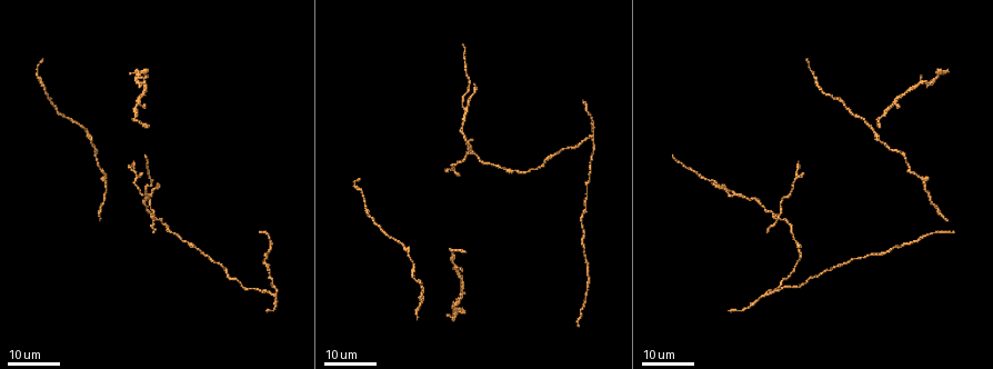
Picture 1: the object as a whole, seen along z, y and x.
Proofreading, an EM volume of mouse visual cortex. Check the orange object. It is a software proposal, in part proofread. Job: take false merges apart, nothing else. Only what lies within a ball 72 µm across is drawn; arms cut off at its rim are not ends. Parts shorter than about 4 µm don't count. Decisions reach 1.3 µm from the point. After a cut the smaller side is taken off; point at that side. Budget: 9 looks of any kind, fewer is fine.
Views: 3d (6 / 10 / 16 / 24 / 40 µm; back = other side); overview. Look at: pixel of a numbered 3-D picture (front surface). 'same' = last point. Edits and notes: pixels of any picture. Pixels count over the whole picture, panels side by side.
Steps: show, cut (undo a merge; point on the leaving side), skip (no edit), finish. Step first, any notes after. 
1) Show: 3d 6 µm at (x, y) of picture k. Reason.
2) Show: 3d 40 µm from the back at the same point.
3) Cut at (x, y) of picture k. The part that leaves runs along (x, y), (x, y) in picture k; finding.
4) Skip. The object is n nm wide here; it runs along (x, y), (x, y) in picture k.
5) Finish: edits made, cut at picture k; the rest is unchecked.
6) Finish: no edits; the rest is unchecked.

Show: 3d 16 µm at (148, 193) of picture 1. Branch point.

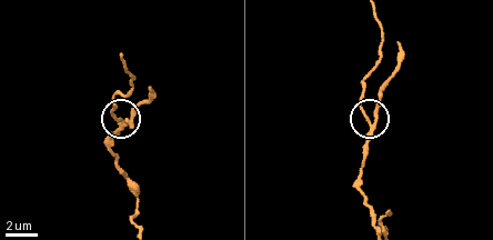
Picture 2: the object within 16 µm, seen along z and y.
Show: 3d 10 µm at (118, 121) of picture 2. Zoom in.

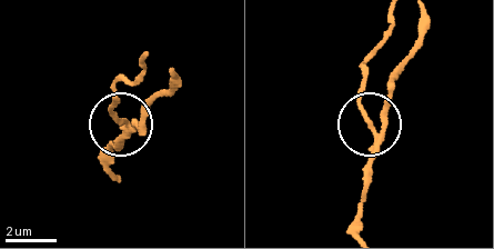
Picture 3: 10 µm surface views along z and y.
Cut at (113, 112) of picture 3. 3 arms meet here; the part that leaves runs along (124, 127), (111, 95), (143, 63) in picture 3; a second cell is stuck on.

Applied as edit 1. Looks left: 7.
Show: 3d 24 µm at (780, 213) of picture 1. A fork.

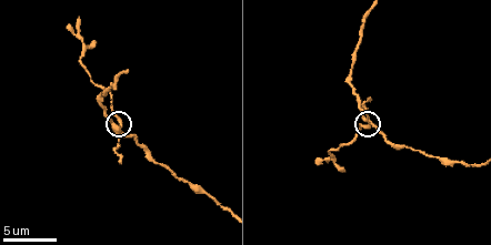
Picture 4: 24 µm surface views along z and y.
Show: 3d 10 µm at the same point.

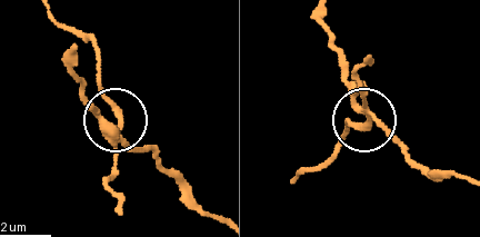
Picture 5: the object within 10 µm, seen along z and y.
Cut at (109, 104) of picture 5. The object is 210 nm wide here; two cells meet here.

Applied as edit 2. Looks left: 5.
Show: overview.

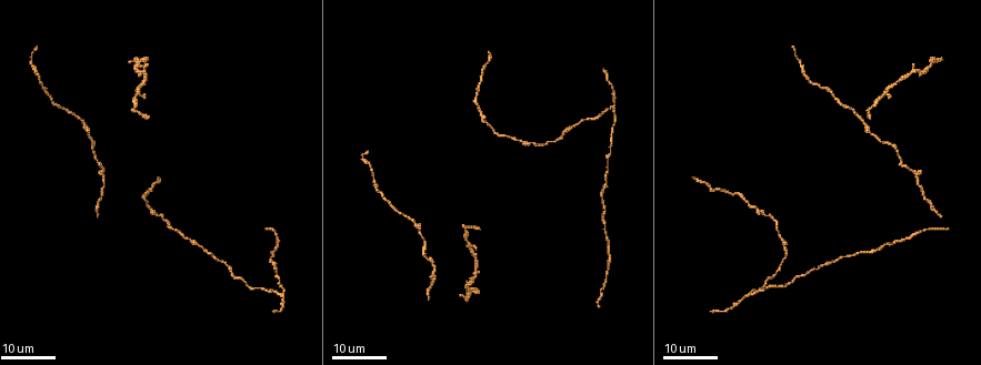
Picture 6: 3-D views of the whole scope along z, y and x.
Show: 3d 24 µm at (781, 239) of picture 6.

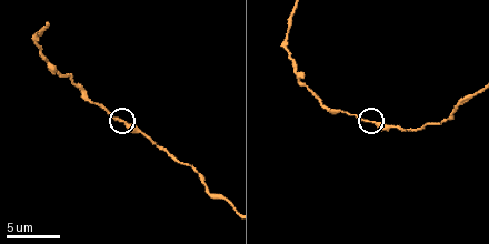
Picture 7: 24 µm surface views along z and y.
Show: 3d 10 µm at (370, 122) of picture 7. Zoom in.

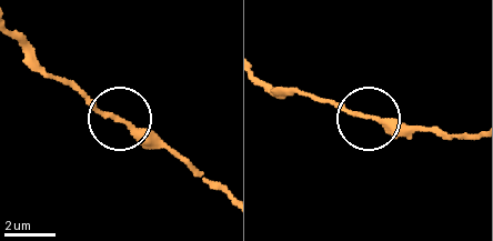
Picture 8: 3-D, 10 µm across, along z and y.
Skip. The side arm is 64 µm long; it runs along (122, 120), (97, 107), (67, 78) in picture 8; continuous, no second cell.

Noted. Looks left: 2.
Show: 3d 16 µm at (87, 131) of picture 6.

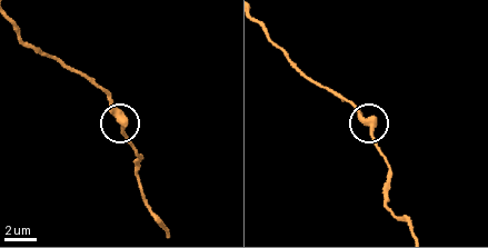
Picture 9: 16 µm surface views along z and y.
Show: 3d 10 µm at (122, 120) of picture 9.

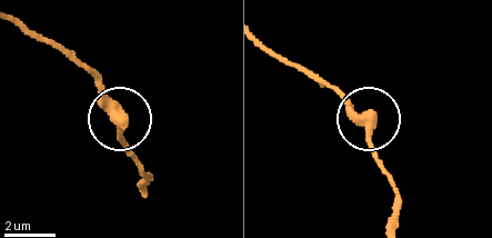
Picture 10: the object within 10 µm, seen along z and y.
Skip. One cell here.

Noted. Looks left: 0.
Finish: edits made, cut at picture 3, cut at picture 5; the rest is unchecked.

